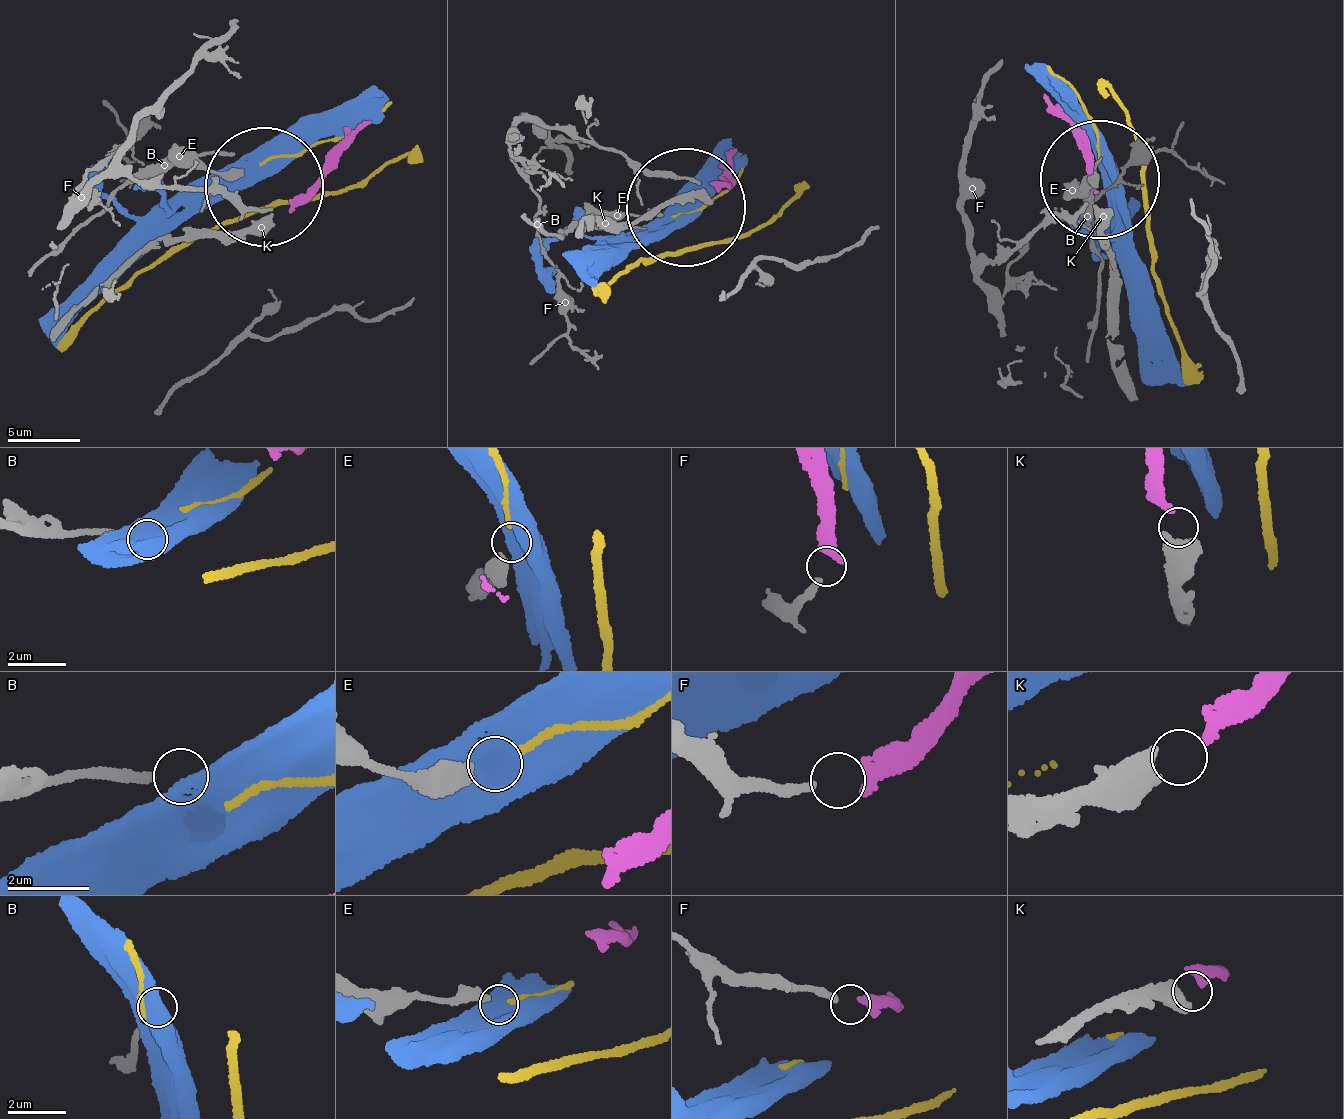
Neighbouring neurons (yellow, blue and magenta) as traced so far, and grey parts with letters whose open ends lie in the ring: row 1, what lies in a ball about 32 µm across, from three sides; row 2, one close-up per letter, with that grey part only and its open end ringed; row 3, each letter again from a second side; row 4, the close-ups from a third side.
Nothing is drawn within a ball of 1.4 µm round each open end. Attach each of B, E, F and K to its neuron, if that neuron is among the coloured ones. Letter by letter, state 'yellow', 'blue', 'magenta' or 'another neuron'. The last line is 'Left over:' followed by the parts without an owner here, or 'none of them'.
B: another neuron
E: yellow
F: another neuron
K: magenta
Left over: B, F

